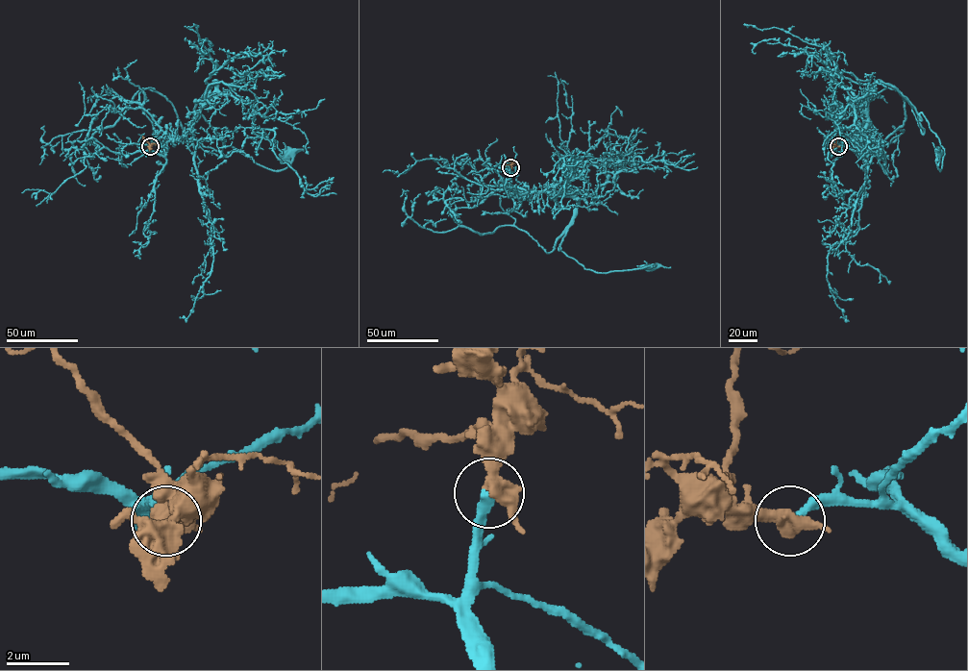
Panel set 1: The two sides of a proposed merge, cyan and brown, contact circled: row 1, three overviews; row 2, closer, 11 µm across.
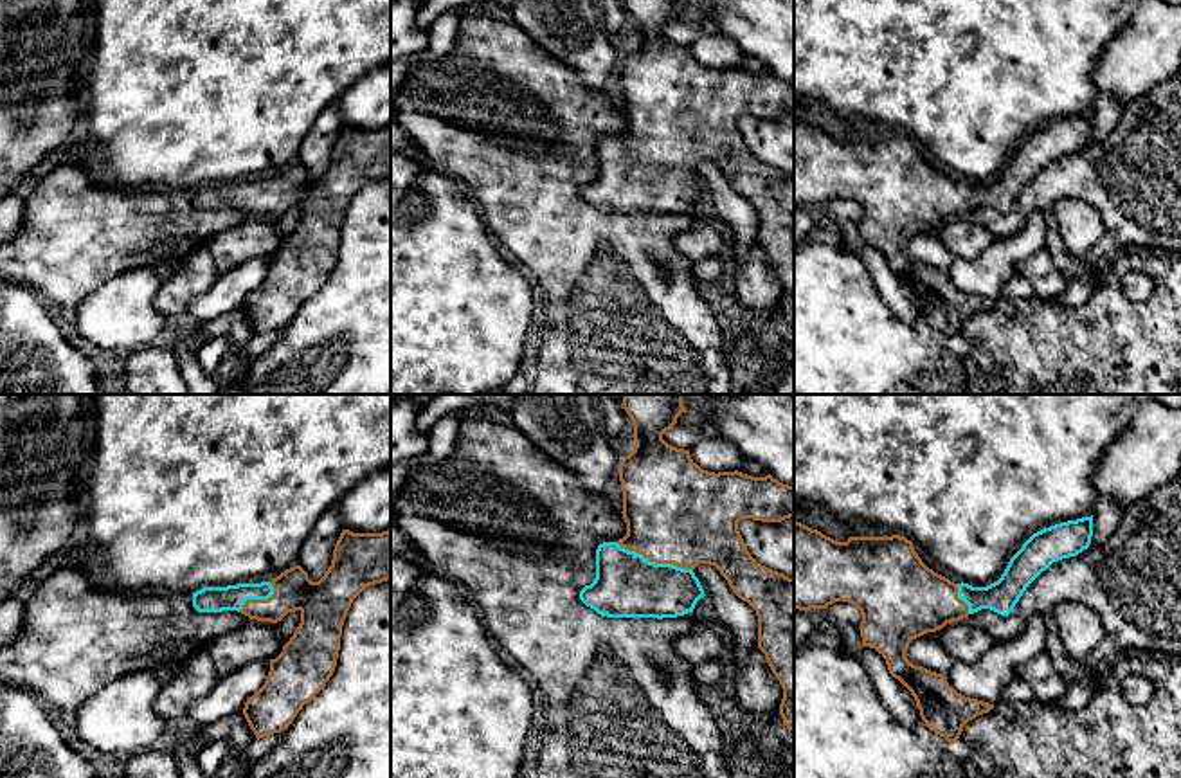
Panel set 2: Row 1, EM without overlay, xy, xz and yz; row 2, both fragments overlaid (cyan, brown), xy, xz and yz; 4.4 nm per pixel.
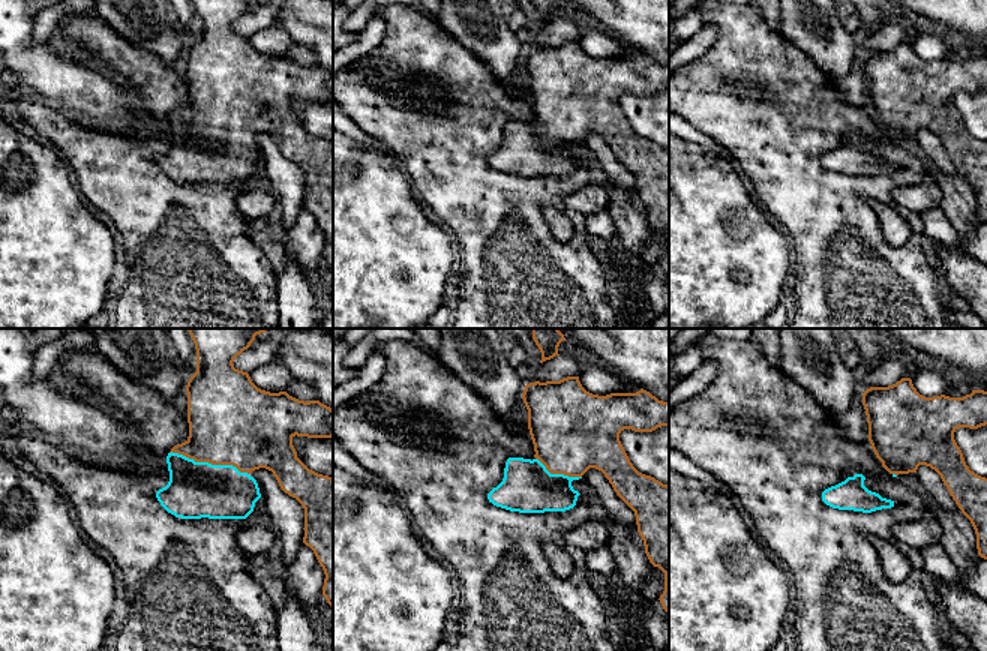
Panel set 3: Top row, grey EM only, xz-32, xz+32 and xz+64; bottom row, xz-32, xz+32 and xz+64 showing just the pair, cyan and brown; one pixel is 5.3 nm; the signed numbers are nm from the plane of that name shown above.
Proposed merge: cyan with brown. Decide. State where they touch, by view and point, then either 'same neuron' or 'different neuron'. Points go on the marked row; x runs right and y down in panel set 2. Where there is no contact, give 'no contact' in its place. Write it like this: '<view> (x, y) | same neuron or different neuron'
xz (654, 562) | same neuron

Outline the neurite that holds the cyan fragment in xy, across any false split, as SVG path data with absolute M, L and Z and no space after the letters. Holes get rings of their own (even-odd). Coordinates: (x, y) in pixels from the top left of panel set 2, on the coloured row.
M342 529L333 560L319 582L311 582L301 565L293 565L261 584L203 587L193 593L198 612L238 611L257 621L281 621L288 612L301 612L301 623L283 652L270 659L265 684L245 702L243 715L256 738L288 729L297 713L329 681L340 650L342 625L353 600L369 585L391 580L391 529L382 533L353 533Z

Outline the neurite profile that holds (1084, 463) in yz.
M794 394L794 504L839 519L855 531L853 537L871 537L870 529L880 529L882 537L906 537L924 546L963 584L987 587L1001 578L1010 558L1033 533L1093 515L1095 468L1145 403L1181 407L1181 394Z

